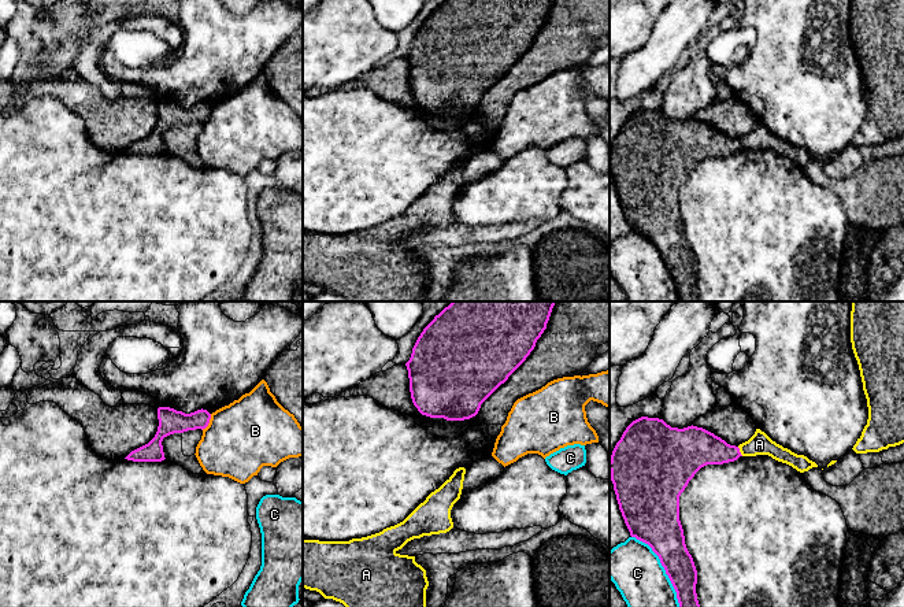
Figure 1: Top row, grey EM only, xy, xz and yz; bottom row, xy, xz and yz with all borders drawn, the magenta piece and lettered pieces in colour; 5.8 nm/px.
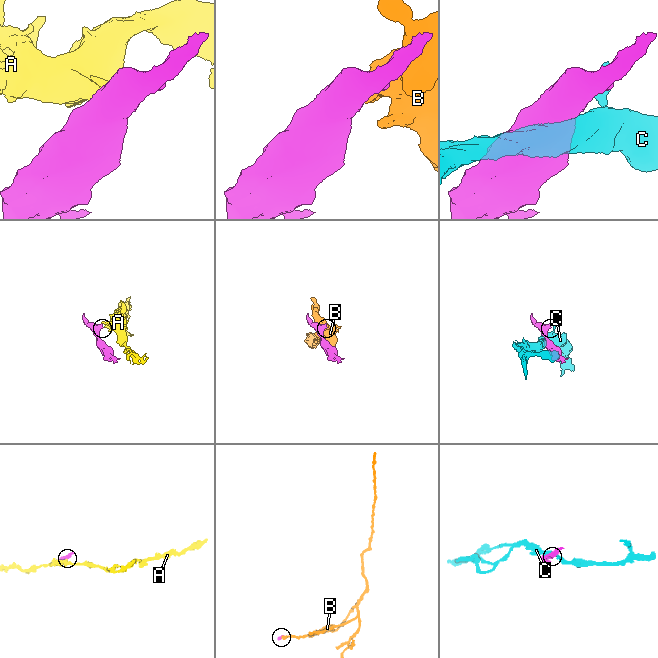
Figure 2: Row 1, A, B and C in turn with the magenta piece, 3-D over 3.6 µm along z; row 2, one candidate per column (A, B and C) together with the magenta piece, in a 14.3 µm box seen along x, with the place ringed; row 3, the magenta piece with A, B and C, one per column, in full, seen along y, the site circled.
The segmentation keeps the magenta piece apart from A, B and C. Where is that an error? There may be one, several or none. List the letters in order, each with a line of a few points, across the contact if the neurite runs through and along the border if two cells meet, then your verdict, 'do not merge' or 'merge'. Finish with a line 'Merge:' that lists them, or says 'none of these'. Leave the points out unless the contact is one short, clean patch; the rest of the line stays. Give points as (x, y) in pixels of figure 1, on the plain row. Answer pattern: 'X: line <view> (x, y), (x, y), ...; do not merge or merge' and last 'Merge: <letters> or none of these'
A: line yz (737, 140), (743, 148); do not merge
B: line xy (211, 107), (210, 115), (202, 122); do not merge
C: do not merge
Merge: none of these

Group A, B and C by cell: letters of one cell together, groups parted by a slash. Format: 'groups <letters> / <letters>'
groups A / B / C

